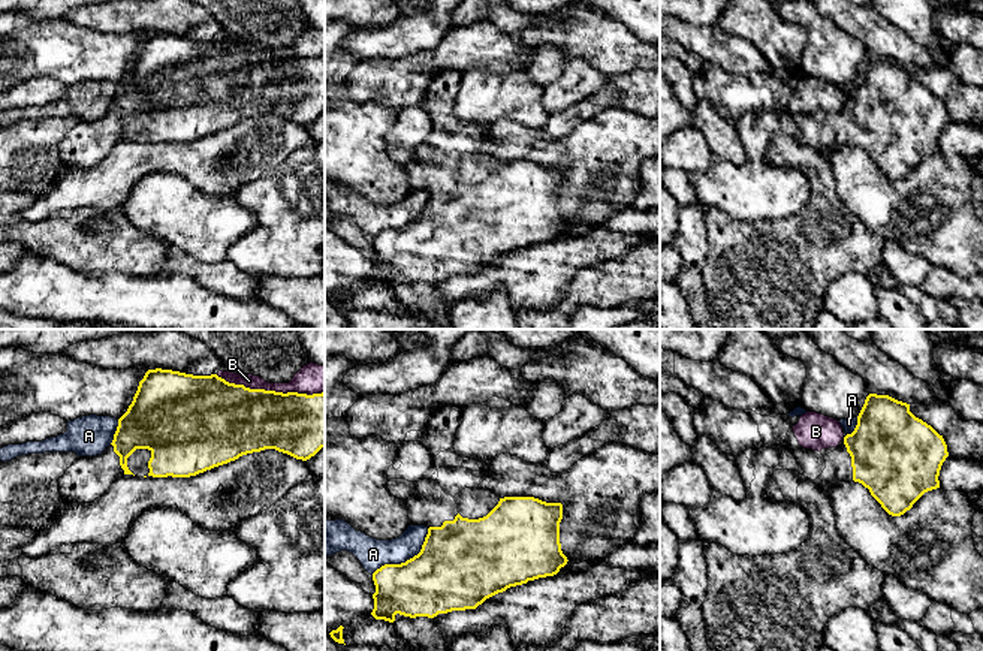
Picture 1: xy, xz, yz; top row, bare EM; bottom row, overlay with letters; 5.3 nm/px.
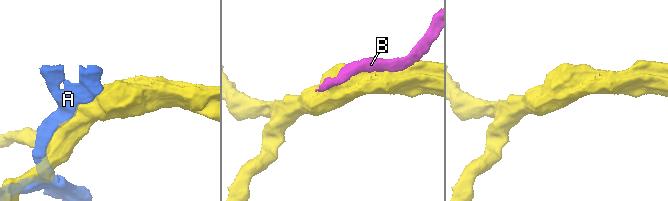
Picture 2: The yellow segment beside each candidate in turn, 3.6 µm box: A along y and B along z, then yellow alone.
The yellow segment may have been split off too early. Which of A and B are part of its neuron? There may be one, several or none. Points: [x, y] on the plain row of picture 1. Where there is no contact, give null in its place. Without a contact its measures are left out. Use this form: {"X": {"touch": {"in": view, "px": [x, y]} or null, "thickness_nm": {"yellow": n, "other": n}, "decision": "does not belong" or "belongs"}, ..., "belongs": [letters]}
{"A": {"touch": {"in": "xz", "px": [407, 225]}, "thickness_nm": {"yellow": 420, "other": 160}, "decision": "does not belong"}, "B": {"touch": {"in": "xy", "px": [270, 56]}, "thickness_nm": {"yellow": 380, "other": 160}, "decision": "does not belong"}, "belongs": []}

